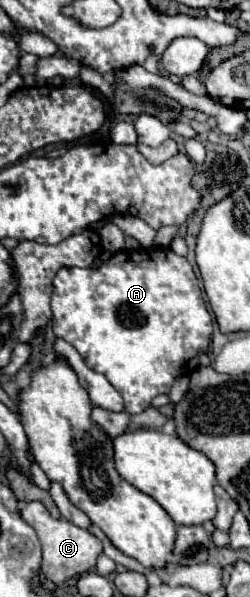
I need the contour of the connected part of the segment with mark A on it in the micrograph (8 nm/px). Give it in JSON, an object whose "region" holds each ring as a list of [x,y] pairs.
{"region":[[[150,248],[150,250],[134,250],[134,252],[128,252],[128,250],[122,250],[118,254],[114,254],[108,262],[104,262],[100,268],[62,268],[58,270],[56,278],[54,278],[54,292],[52,292],[52,328],[54,328],[54,334],[58,338],[64,338],[68,344],[72,344],[80,356],[84,358],[84,362],[96,370],[96,372],[102,372],[110,384],[120,392],[120,396],[124,398],[124,410],[128,414],[138,414],[142,410],[146,410],[152,402],[154,396],[158,394],[168,394],[170,388],[172,388],[172,382],[176,376],[180,374],[190,374],[198,368],[198,356],[202,352],[208,350],[208,344],[210,344],[210,336],[212,336],[212,316],[210,312],[206,310],[206,304],[202,300],[202,292],[200,292],[200,286],[198,286],[198,280],[196,280],[196,274],[190,266],[190,262],[178,254],[174,254],[170,248]]]}

